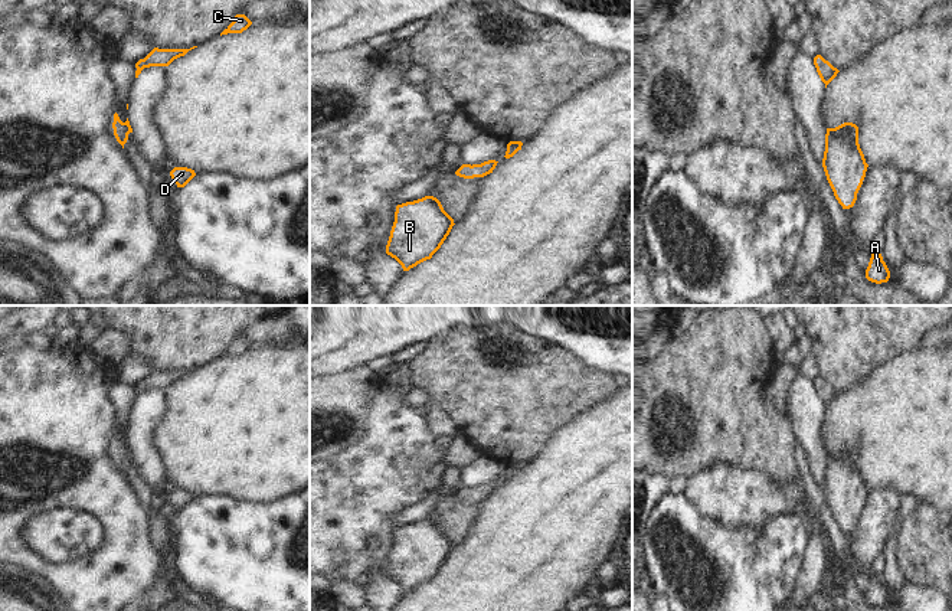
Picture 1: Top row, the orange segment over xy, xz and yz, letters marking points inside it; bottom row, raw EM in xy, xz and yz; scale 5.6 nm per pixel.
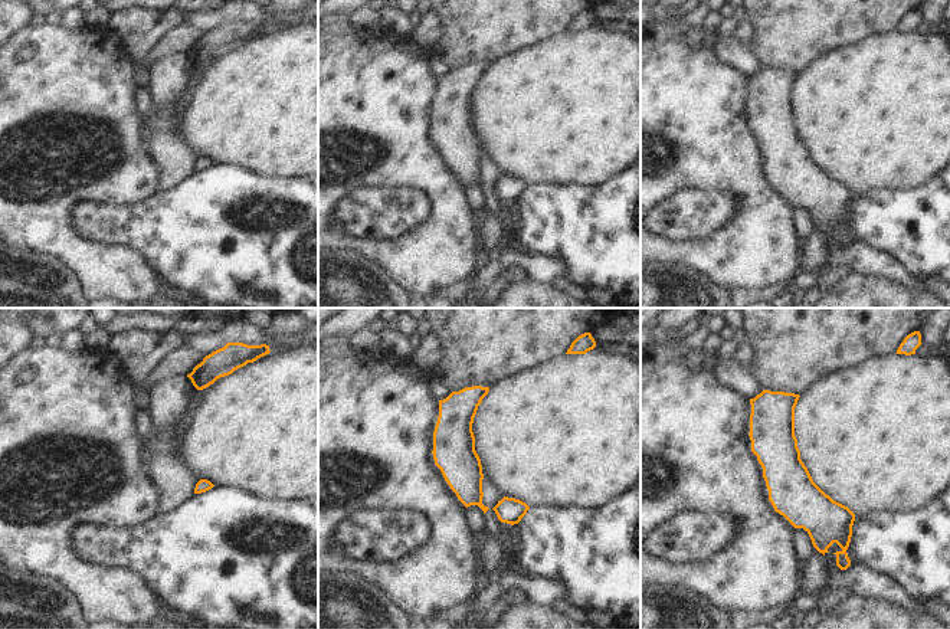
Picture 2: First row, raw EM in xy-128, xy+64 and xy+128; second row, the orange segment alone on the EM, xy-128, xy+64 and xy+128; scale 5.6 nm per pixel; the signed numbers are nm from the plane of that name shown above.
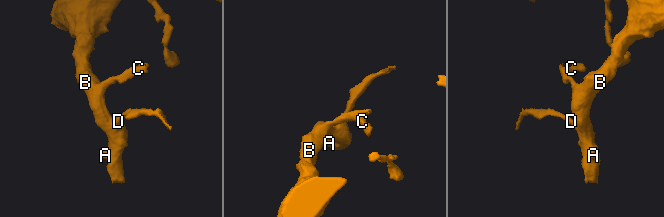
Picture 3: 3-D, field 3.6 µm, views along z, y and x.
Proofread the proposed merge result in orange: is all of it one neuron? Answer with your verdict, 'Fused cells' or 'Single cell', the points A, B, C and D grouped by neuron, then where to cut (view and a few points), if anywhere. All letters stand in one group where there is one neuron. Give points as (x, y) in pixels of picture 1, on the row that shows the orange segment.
Single cell. Groups: A B C D. No split.

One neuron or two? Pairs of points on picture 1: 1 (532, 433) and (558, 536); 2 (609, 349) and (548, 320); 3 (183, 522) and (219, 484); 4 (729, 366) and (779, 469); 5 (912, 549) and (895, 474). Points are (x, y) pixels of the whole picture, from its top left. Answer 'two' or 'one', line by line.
1: two
2: one
3: two
4: one
5: two

